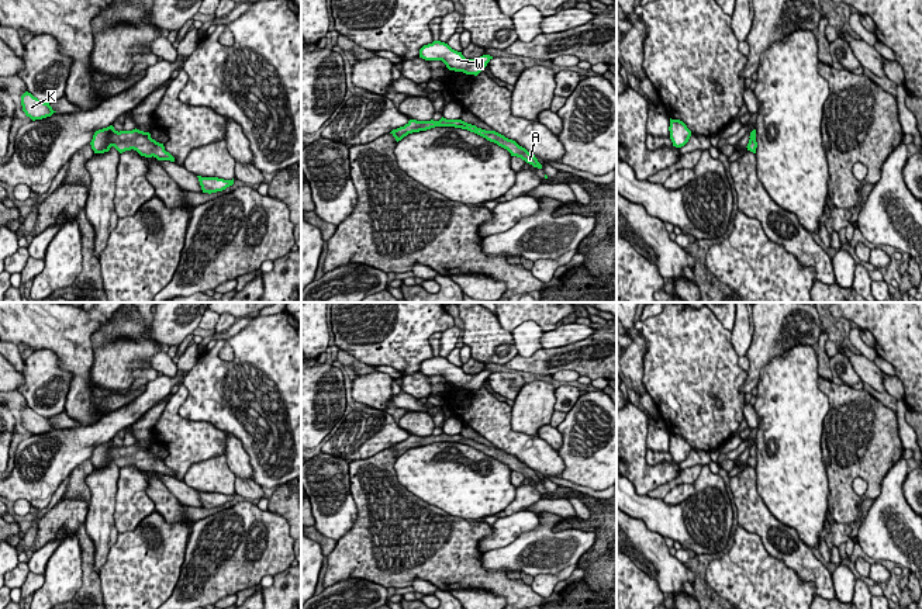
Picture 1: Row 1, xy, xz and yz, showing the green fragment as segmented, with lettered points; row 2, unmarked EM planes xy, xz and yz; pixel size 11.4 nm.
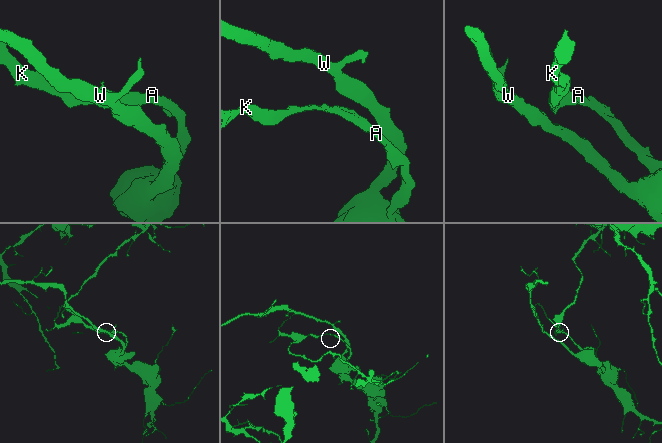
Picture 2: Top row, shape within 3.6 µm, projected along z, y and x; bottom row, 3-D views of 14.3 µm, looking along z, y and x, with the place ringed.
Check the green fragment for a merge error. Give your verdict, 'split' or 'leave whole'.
split

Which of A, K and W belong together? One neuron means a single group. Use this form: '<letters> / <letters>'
A W / K

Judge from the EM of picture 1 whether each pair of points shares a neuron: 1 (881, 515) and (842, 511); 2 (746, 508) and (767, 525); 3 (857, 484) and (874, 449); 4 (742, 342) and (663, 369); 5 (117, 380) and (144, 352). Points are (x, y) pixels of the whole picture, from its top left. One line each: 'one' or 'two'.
1: two
2: one
3: two
4: two
5: one

